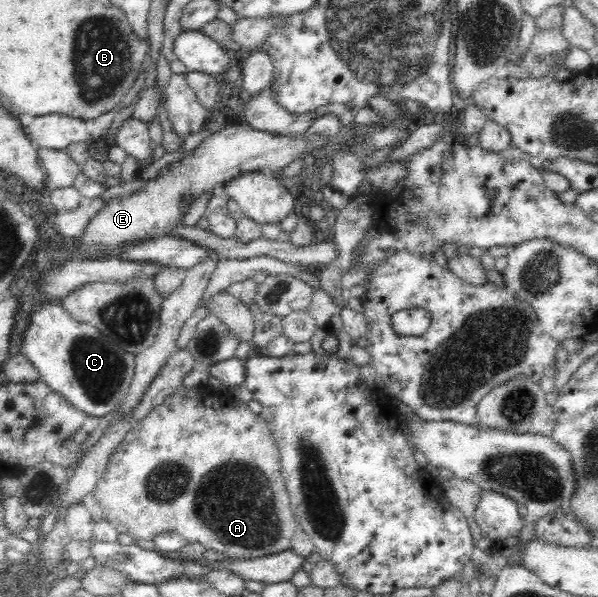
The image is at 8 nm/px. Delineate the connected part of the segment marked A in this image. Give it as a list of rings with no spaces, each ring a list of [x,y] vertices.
[[[182,385],[161,407],[157,407],[145,419],[135,423],[119,444],[117,451],[110,457],[107,469],[97,482],[93,493],[100,503],[103,519],[107,520],[119,534],[126,533],[133,539],[154,541],[163,532],[175,532],[188,542],[198,541],[205,550],[225,553],[237,560],[266,557],[290,550],[291,539],[299,529],[280,470],[279,450],[265,420],[260,415],[252,413],[245,403],[225,397],[211,397],[203,387],[187,389]]]

